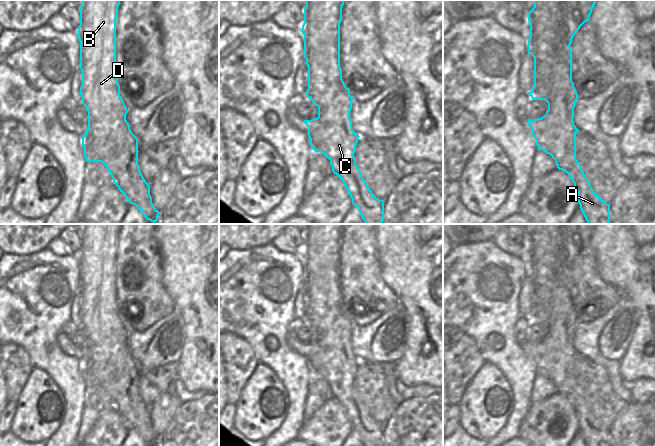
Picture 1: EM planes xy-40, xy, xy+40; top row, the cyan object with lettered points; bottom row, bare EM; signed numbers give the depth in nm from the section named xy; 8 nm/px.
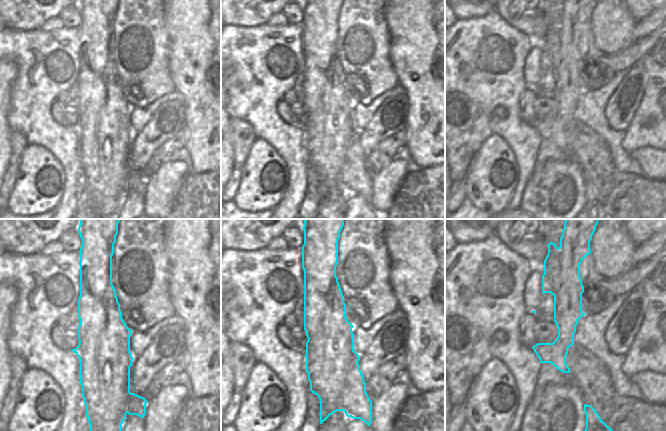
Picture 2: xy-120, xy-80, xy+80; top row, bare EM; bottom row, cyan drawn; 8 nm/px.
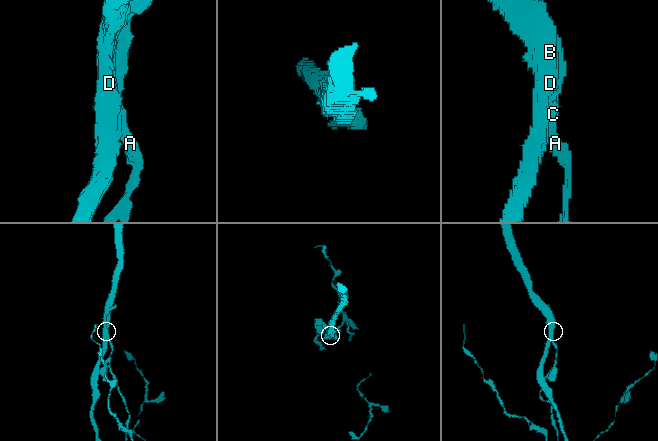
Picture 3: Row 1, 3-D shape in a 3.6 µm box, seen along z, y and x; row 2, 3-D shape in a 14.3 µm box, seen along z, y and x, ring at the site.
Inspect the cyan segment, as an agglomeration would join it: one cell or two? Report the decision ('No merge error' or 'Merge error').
Merge error.

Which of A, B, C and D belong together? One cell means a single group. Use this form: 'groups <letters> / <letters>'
groups A C / B D

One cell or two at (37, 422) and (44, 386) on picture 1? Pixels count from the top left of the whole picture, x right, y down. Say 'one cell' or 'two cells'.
one cell

